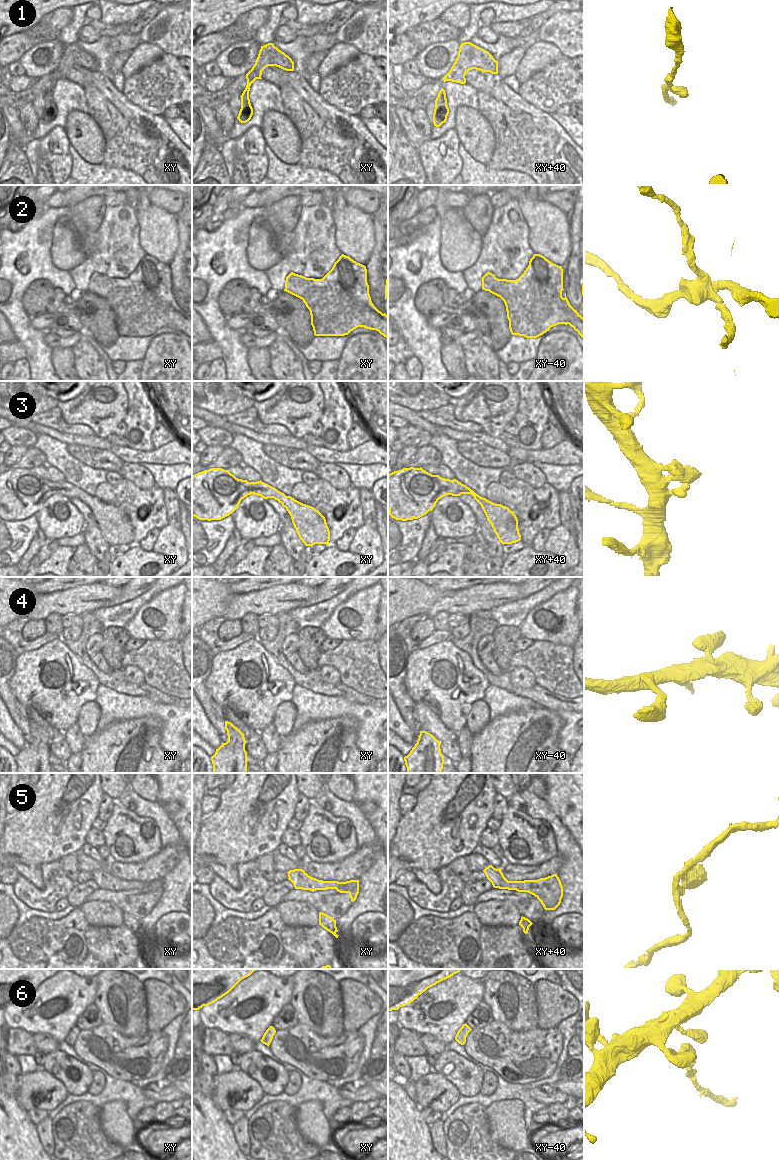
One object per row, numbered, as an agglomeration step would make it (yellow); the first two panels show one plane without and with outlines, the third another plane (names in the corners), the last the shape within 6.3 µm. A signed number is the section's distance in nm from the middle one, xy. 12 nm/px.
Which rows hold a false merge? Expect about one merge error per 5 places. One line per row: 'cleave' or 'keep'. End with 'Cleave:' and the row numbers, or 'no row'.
1: keep
2: cleave
3: keep
4: keep
5: keep
6: cleave
Cleave: 2, 6

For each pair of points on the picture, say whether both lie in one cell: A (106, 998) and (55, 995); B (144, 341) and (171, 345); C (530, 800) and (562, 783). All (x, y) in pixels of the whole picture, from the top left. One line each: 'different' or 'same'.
A: different
B: different
C: different

